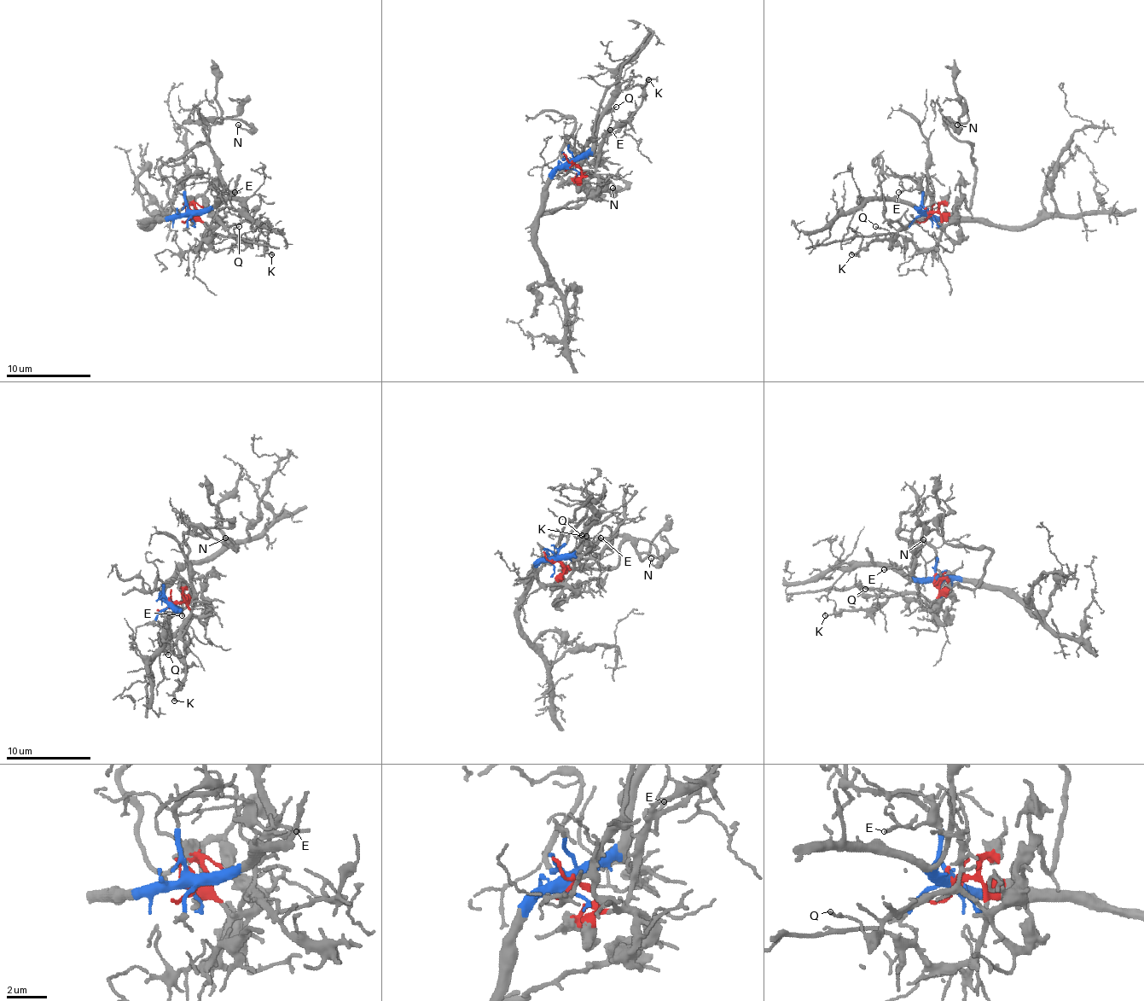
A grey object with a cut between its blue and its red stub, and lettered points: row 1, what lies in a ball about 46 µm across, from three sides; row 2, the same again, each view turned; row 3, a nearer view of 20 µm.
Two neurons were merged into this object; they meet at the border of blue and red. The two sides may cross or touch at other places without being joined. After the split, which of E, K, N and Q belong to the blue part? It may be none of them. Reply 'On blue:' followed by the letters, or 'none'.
On blue: E

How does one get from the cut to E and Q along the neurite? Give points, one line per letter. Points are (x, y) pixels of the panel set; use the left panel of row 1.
E: (189, 215), (209, 208), (218, 189), (235, 192)
Q: (189, 215), (199, 212), (207, 225), (214, 219), (218, 219), (229, 229), (240, 225)

